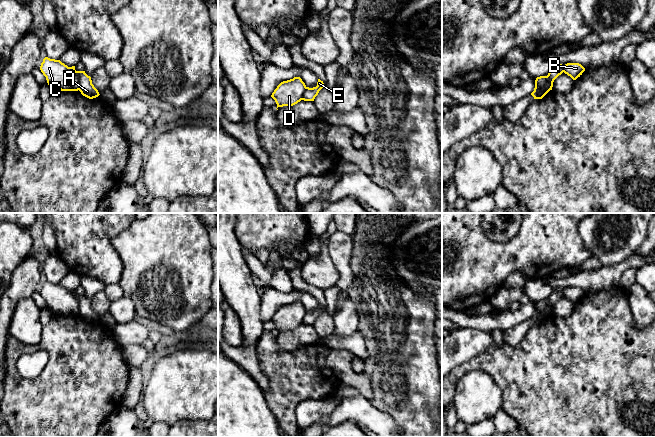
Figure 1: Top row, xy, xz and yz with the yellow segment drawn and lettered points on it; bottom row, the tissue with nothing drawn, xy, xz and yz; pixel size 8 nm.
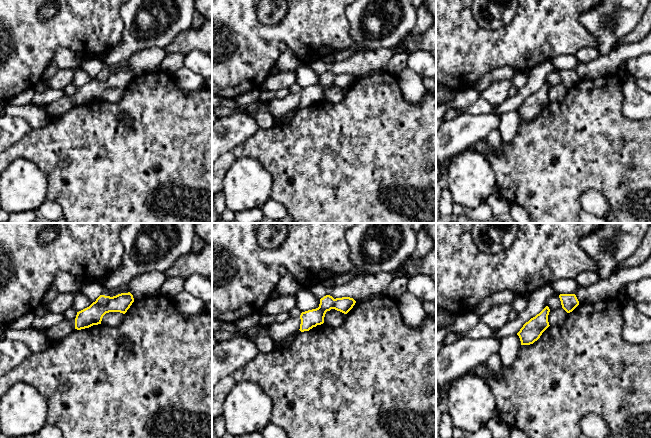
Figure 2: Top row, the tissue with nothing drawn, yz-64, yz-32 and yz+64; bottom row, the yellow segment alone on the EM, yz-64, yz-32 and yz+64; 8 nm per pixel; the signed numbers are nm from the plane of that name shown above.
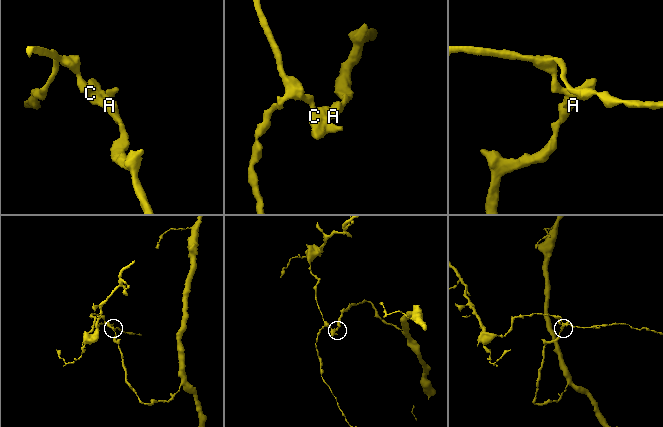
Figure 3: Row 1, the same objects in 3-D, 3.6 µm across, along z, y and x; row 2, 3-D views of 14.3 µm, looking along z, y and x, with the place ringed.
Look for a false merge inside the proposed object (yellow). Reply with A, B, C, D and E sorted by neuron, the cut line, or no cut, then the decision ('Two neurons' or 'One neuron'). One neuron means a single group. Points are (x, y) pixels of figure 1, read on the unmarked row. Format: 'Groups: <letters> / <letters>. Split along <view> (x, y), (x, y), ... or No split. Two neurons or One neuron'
Groups: A E / B C D. Split along yz (547, 300), (547, 310), (542, 312), (534, 321). Two neurons

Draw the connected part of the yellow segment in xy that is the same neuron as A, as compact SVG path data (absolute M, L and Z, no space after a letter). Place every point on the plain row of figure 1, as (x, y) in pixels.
M75 290L71 291L79 303L79 315L81 318L89 323L98 321L100 318L92 308L91 301L85 295L76 295Z

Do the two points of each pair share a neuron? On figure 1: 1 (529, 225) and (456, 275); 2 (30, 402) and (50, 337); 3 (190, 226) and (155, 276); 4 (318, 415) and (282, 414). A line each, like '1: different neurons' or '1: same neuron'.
1: same neuron
2: same neuron
3: same neuron
4: different neurons

